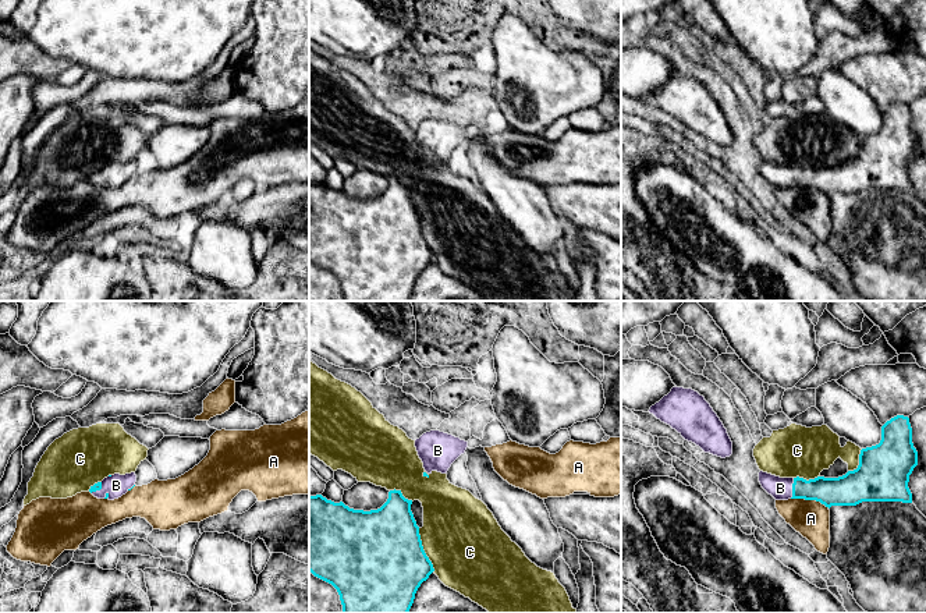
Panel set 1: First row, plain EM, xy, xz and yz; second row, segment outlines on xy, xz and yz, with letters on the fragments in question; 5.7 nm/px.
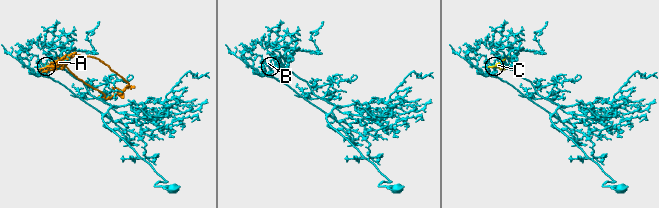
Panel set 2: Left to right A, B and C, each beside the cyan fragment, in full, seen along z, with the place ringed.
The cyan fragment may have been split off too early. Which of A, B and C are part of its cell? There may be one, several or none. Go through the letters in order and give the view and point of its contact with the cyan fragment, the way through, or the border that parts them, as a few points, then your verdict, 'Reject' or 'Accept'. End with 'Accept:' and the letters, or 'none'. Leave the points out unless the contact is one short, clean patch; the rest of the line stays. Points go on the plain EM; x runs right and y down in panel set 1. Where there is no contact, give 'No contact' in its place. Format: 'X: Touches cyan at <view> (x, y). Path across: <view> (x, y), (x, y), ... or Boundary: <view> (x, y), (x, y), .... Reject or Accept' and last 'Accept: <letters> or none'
A: Touches cyan at yz (811, 187). Reject
B: Touches cyan at yz (793, 176). Path across: yz (830, 180), (825, 177), (793, 176), (780, 176). Accept
C: Touches cyan at xz (424, 238). Reject
Accept: B

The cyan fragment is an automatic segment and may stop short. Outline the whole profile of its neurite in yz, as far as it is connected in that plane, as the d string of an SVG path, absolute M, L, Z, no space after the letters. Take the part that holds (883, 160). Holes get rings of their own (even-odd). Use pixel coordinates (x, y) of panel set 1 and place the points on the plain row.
M897 103L881 114L879 132L861 138L859 153L838 166L780 166L759 160L762 176L776 188L816 188L826 195L862 189L912 191L909 163L918 153L909 106Z

